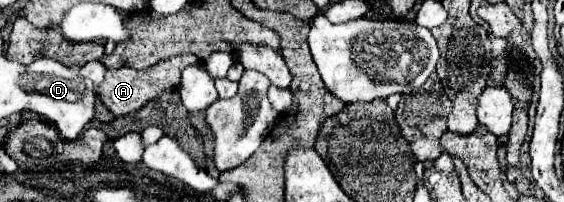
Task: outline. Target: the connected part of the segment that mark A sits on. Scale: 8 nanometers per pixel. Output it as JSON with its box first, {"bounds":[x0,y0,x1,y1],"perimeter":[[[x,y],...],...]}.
{"bounds":[97,54,199,116],"perimeter":[[[185,54],[185,56],[173,56],[167,60],[161,60],[159,64],[147,68],[147,70],[133,70],[133,68],[119,68],[119,70],[107,70],[105,80],[101,82],[101,86],[97,86],[97,96],[101,98],[101,102],[115,114],[115,116],[125,116],[131,114],[135,110],[139,110],[141,106],[145,106],[149,100],[153,100],[155,96],[159,96],[163,90],[167,88],[175,88],[181,82],[181,72],[183,68],[191,66],[191,64],[199,64],[199,58],[193,54]]]}

